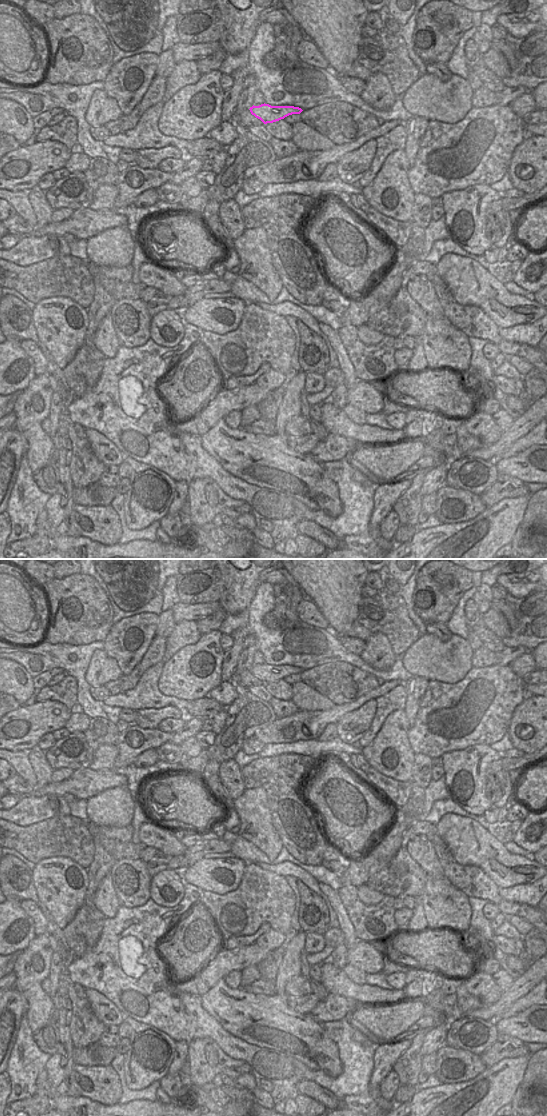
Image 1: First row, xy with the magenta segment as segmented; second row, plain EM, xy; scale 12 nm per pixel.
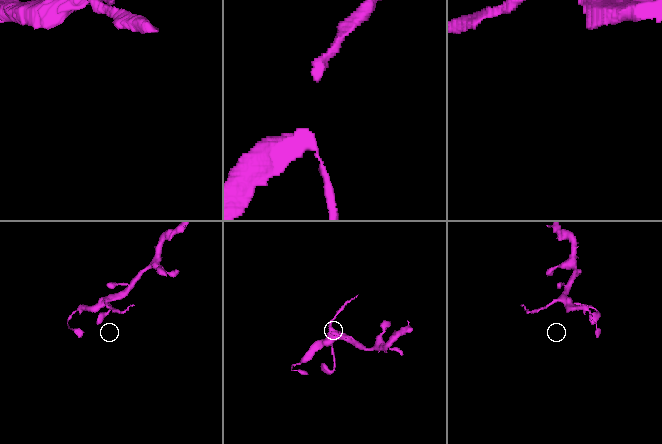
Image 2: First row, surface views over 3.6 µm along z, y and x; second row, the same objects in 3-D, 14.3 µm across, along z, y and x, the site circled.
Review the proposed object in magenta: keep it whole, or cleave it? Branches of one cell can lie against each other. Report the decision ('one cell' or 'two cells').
two cells

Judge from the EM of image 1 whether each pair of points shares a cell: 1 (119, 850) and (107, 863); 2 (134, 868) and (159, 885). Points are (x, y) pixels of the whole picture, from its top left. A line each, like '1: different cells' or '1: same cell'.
1: different cells
2: different cells

